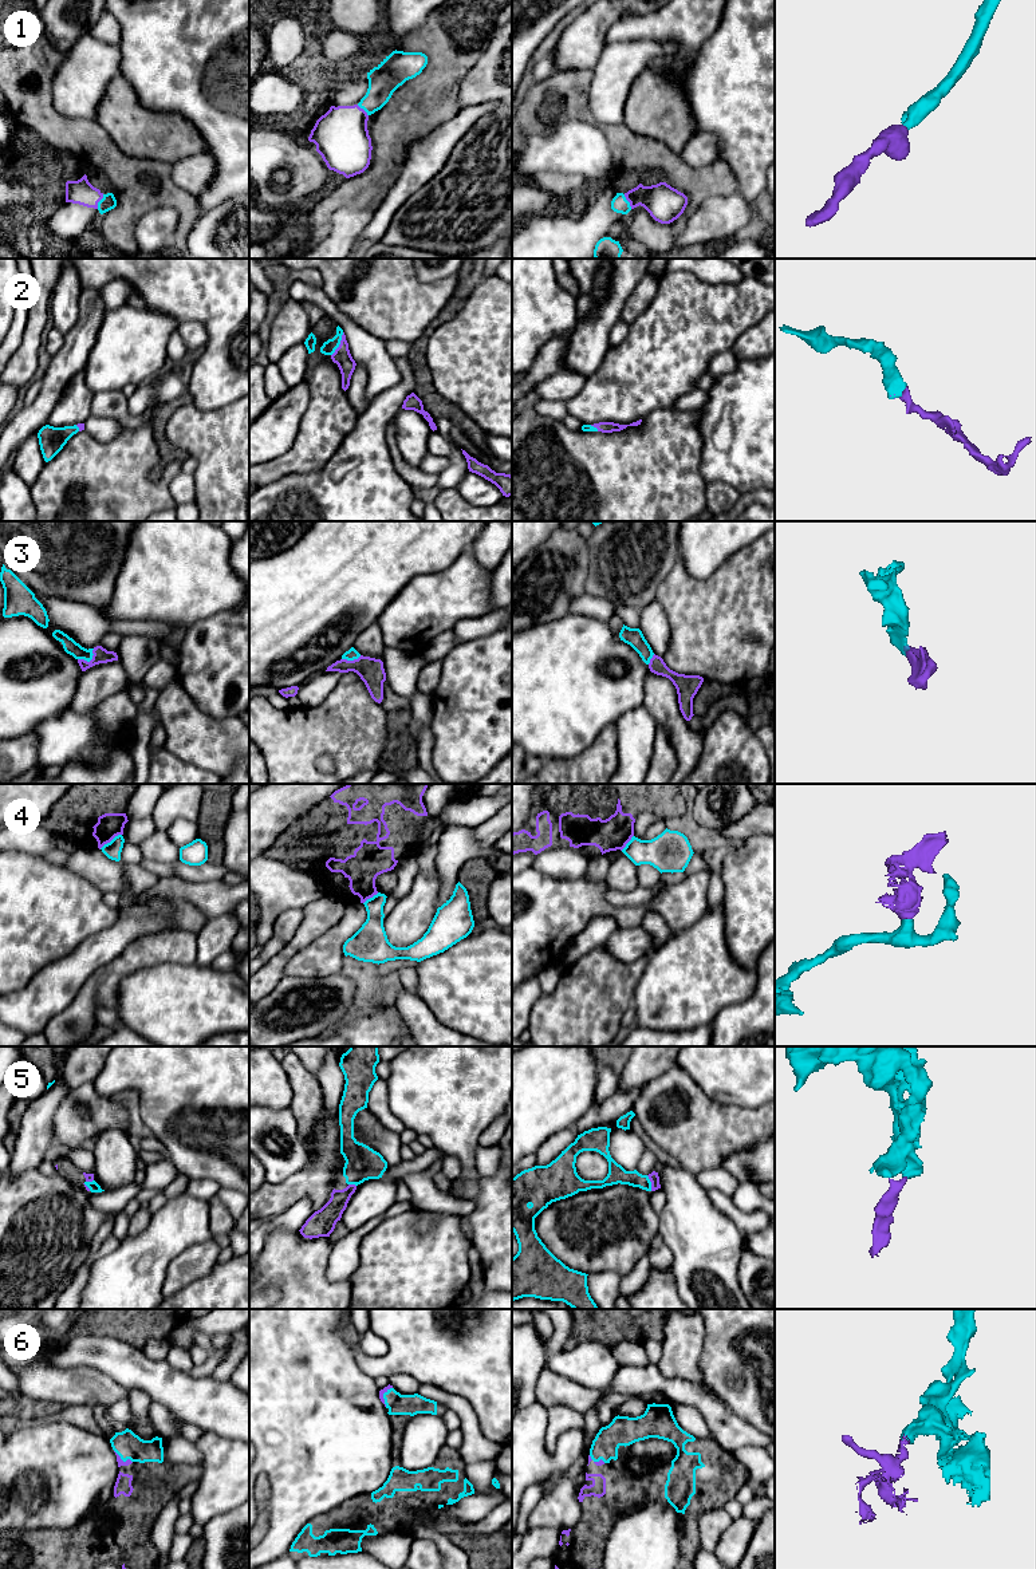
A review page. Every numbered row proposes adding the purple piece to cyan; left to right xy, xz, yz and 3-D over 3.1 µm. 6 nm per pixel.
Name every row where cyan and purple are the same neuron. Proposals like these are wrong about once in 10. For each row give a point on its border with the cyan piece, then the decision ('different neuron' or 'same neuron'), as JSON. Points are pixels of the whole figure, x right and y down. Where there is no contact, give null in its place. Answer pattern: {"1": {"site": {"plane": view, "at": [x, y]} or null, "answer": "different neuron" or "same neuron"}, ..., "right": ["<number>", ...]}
{"1": {"site": {"plane": "xy", "at": [99, 201]}, "answer": "same neuron"}, "2": {"site": {"plane": "xz", "at": [339, 343]}, "answer": "same neuron"}, "3": {"site": {"plane": "xy", "at": [89, 661]}, "answer": "same neuron"}, "4": {"site": {"plane": "xy", "at": [111, 840]}, "answer": "different neuron"}, "5": {"site": {"plane": "yz", "at": [650, 1183]}, "answer": "same neuron"}, "6": {"site": {"plane": "xz", "at": [383, 1396]}, "answer": "same neuron"}, "right": ["1", "2", "3", "5", "6"]}

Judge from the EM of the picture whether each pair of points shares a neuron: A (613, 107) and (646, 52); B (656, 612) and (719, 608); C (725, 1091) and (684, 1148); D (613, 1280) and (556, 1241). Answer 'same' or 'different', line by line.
A: same
B: different
C: different
D: different

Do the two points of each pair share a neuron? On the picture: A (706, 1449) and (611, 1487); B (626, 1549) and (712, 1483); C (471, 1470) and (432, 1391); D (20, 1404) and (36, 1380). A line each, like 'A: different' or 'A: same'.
A: same
B: different
C: different
D: different

